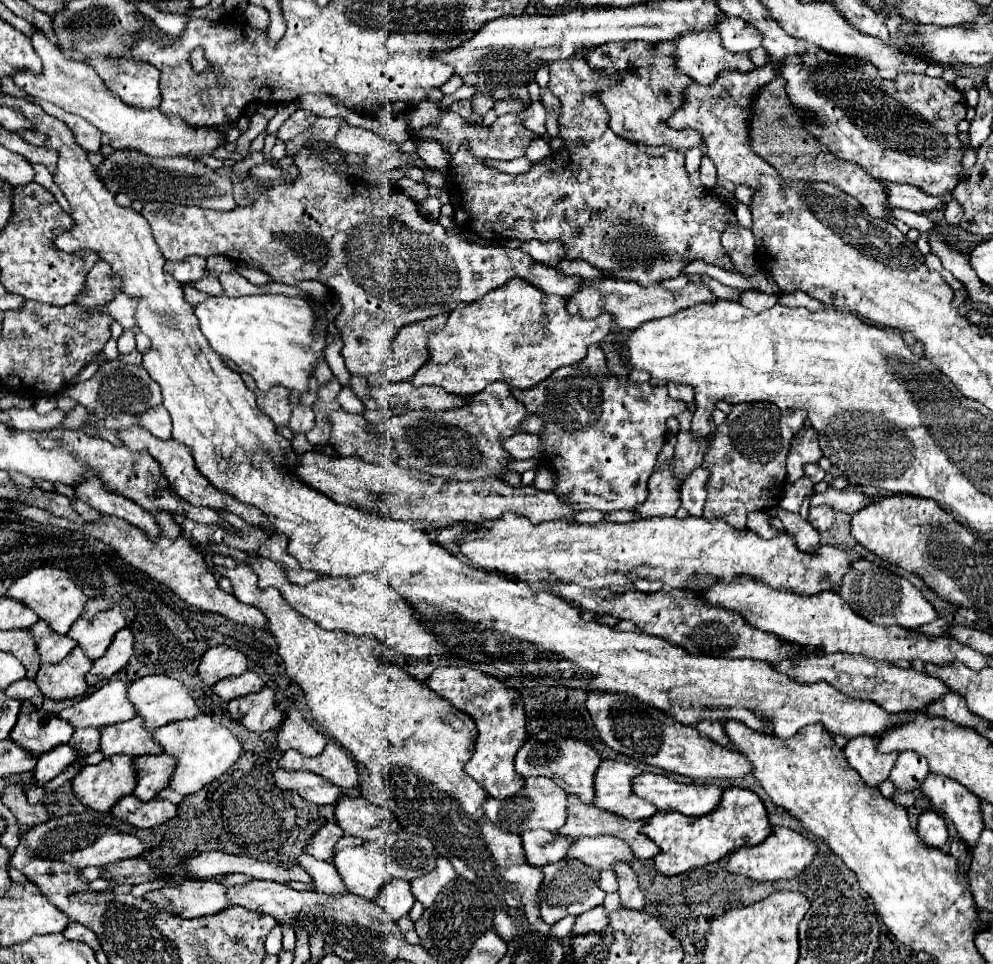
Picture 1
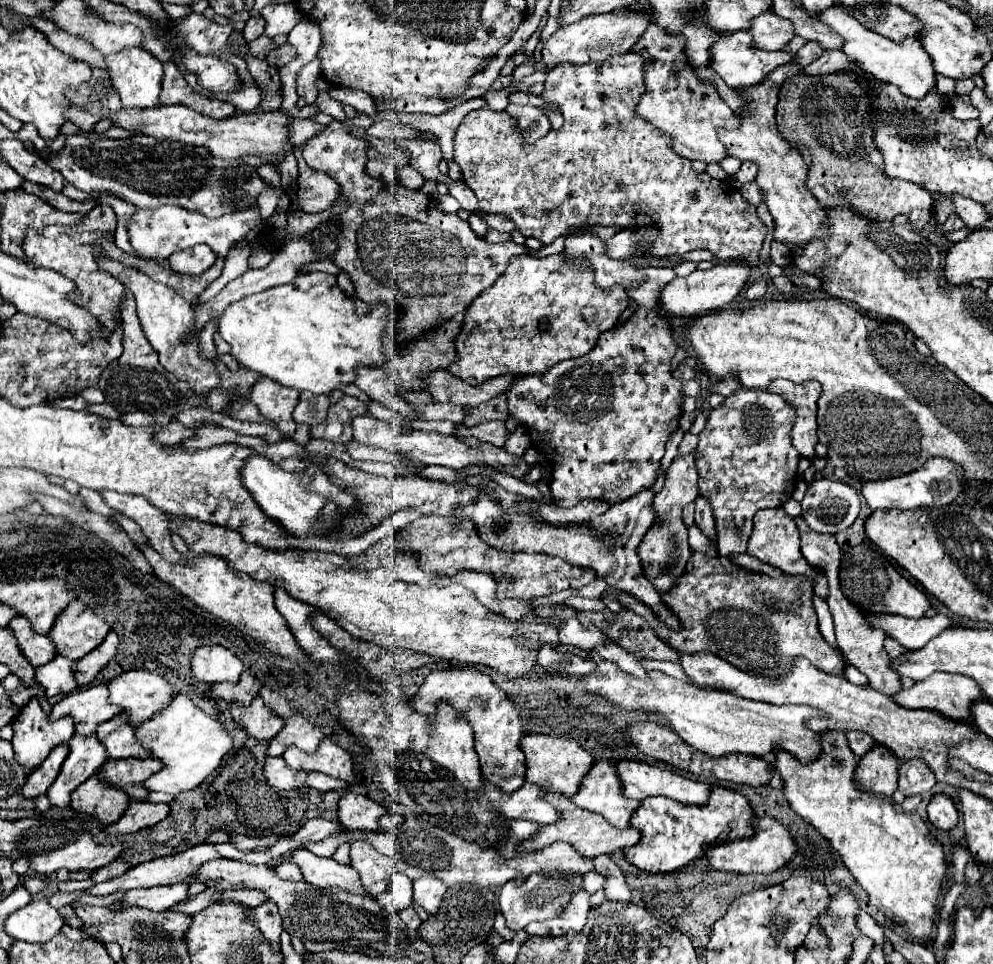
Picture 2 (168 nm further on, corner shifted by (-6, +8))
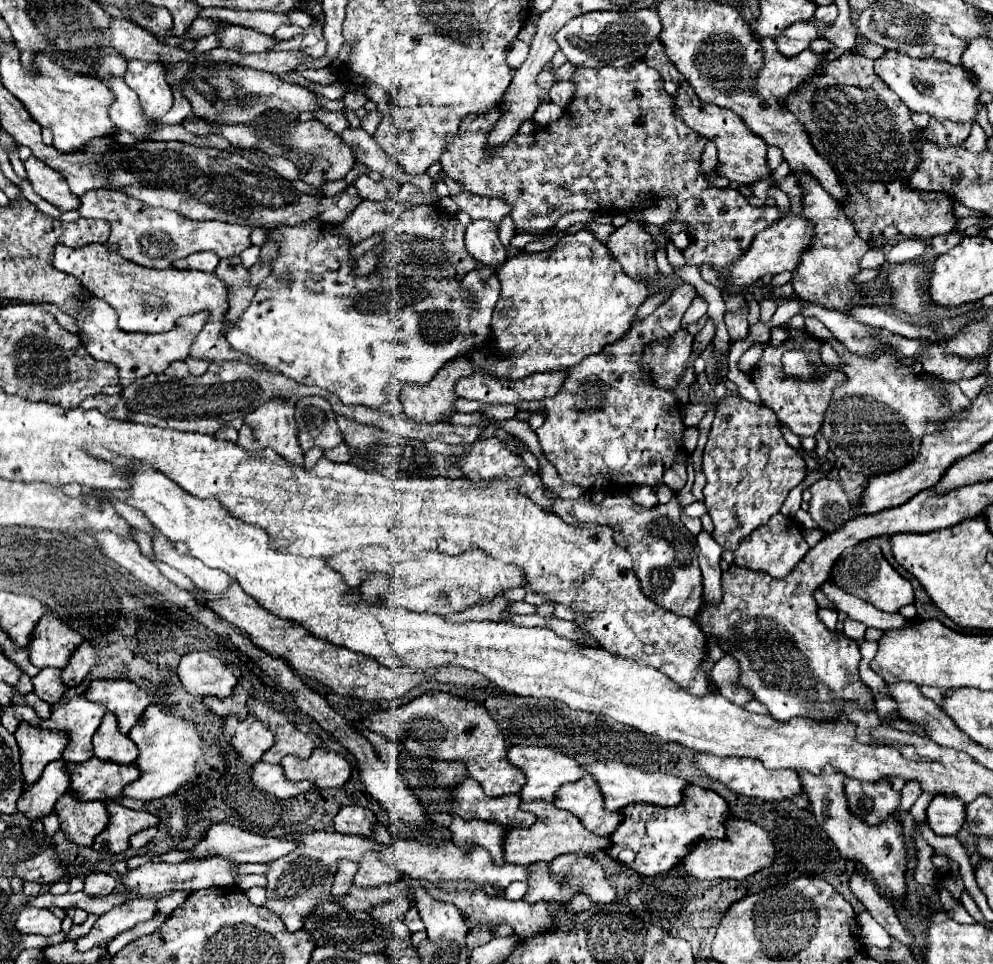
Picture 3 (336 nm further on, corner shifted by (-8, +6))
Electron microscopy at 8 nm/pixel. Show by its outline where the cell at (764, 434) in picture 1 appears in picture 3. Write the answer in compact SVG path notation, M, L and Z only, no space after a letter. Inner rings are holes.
M730 394L716 404L716 416L708 434L708 442L704 446L702 472L706 476L704 504L714 522L712 534L724 550L734 552L740 546L740 540L750 536L752 530L756 530L760 524L764 524L764 520L768 520L768 516L776 514L782 508L788 492L806 478L806 462L794 448L786 444L780 420L776 412L772 412L772 408L766 408L760 402L750 402L740 394ZM762 428L766 428L768 434L762 436Z

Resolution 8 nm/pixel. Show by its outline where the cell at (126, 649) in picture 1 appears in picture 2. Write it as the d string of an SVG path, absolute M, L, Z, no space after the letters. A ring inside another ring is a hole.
M108 632L102 646L94 648L86 658L80 658L80 660L74 662L76 682L80 686L90 684L96 678L96 674L110 662L110 658L114 658L116 648L118 648L118 636L116 636L116 632Z

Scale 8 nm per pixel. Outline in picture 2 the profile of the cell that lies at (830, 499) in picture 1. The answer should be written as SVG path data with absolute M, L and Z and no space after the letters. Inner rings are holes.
M930 458L918 470L914 470L914 474L906 474L902 478L864 482L862 496L866 498L872 510L894 510L894 508L914 510L914 508L934 508L934 506L952 504L964 490L966 490L966 484L962 484L962 470L958 470L954 462L946 458Z

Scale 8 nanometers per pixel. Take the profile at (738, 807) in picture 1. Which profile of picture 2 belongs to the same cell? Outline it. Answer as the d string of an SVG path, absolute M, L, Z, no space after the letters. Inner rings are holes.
M714 786L710 790L708 802L700 806L684 806L664 796L646 798L630 818L630 826L640 832L640 842L630 850L624 850L624 858L632 866L650 874L674 872L702 856L706 846L752 836L752 816L752 808L748 806L746 798L722 786Z

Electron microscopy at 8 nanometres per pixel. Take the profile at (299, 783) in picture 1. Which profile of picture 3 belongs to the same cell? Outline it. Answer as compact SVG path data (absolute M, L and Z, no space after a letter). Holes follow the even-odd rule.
M264 760L254 764L252 782L260 790L264 790L276 798L292 798L292 796L298 796L298 794L302 794L314 786L314 782L310 782L310 780L302 780L302 782L288 780L284 776L280 764L268 764Z

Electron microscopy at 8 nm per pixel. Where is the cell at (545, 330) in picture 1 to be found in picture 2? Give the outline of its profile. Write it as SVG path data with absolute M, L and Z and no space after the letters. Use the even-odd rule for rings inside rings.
M560 252L544 258L520 254L510 260L508 268L494 282L494 286L486 288L466 308L466 322L462 326L462 334L456 338L458 360L448 366L454 376L470 384L482 384L502 374L544 374L562 360L588 354L596 346L598 336L618 324L620 314L630 302L624 286L602 290L600 286L596 286L594 270L586 258L564 258L566 254Z

